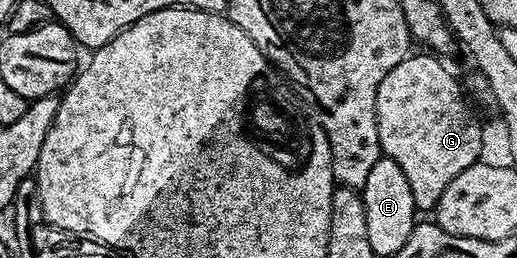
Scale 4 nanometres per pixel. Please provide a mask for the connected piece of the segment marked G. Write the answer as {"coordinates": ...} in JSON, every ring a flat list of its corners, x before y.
{"coordinates":[[409,54,382,77,376,98,376,124,380,150,406,175,415,210,432,213,446,193,446,185,481,158,484,131,472,116,455,77,435,54,423,54]]}

